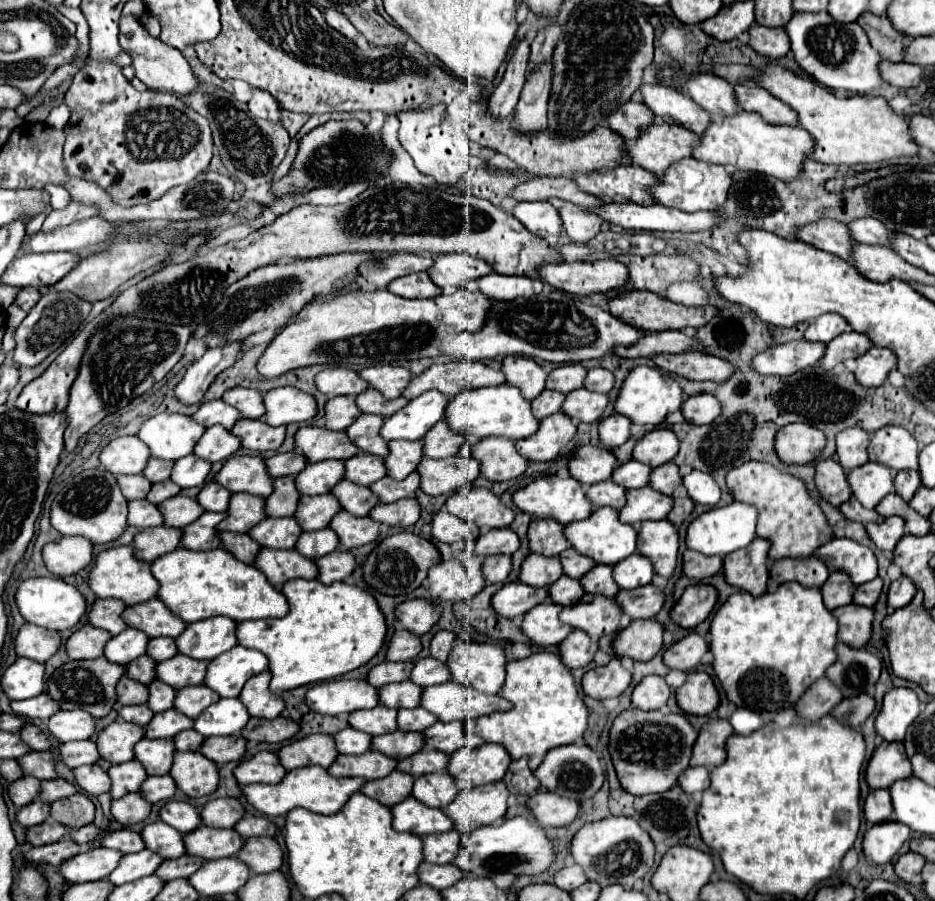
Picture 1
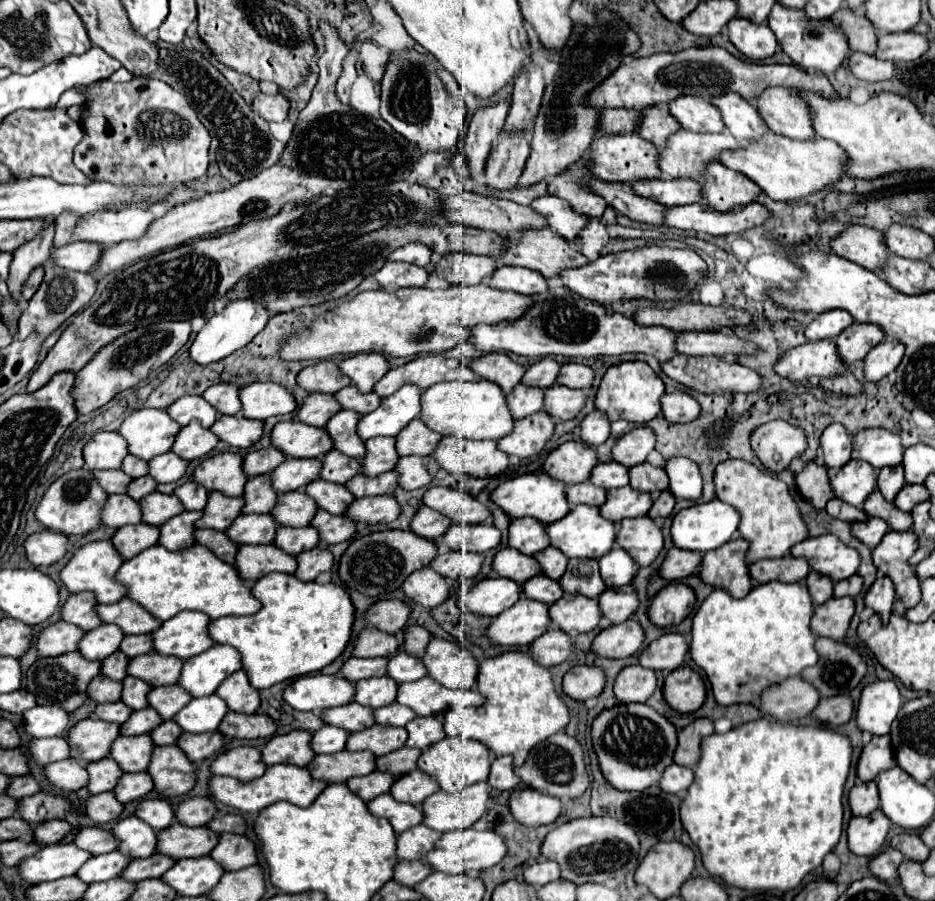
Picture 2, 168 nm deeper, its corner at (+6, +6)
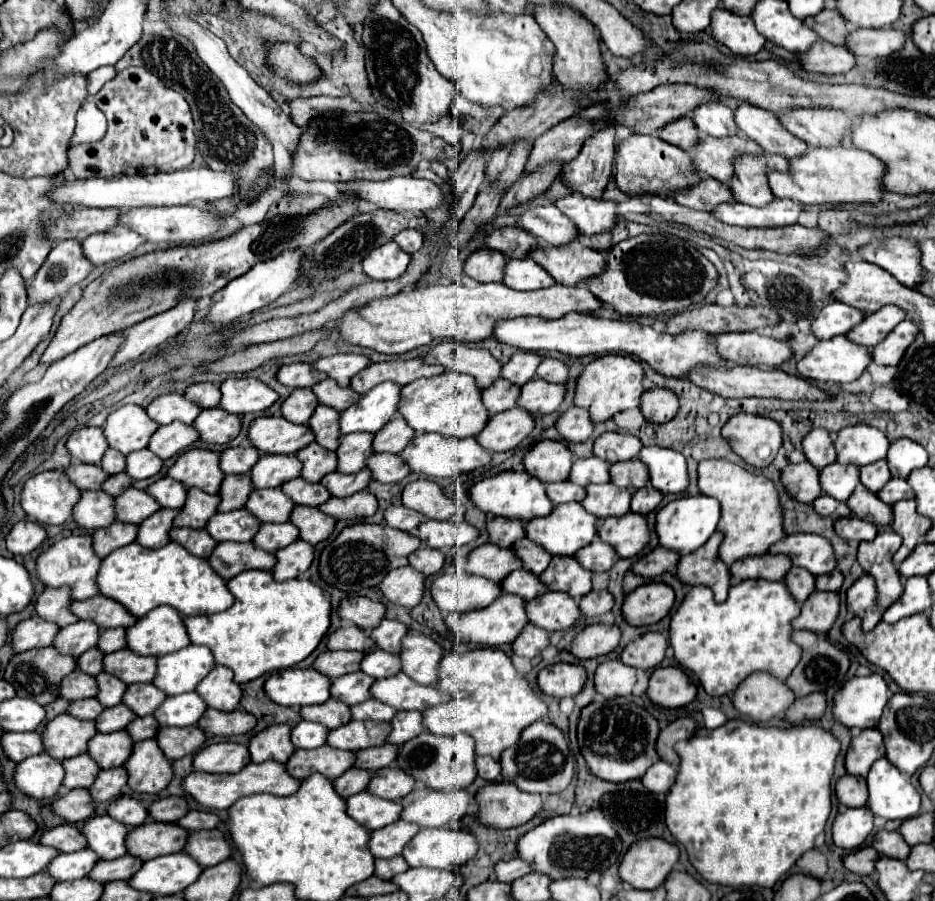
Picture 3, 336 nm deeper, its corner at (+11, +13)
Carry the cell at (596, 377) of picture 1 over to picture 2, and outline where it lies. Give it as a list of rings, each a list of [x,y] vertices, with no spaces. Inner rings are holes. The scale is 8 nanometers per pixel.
[[[577,362],[563,364],[561,372],[557,374],[557,384],[567,388],[589,388],[591,382],[593,382],[593,370]]]

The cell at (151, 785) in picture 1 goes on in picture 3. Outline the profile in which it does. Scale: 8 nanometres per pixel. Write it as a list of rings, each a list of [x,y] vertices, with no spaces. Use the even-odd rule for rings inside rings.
[[[124,767],[100,771],[96,783],[90,787],[94,801],[112,801],[122,795],[122,789],[128,785],[128,771]]]

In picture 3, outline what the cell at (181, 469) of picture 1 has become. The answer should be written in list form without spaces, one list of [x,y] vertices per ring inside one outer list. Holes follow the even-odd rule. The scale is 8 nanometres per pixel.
[[[142,449],[142,451],[136,451],[136,453],[130,453],[130,457],[126,457],[128,465],[126,465],[126,473],[130,477],[134,477],[134,481],[140,481],[140,479],[148,479],[148,477],[154,477],[156,473],[160,473],[164,461],[160,457],[156,457],[152,451],[148,449]]]

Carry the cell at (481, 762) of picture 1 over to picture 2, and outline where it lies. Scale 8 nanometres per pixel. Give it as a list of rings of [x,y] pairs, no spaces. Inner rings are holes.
[[[448,736],[441,742],[425,748],[421,758],[417,760],[417,768],[427,776],[431,776],[443,792],[459,792],[465,786],[485,782],[489,776],[489,766],[491,766],[491,752],[481,742]]]

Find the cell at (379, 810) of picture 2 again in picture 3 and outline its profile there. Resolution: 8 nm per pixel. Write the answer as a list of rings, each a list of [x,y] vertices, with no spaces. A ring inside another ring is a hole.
[[[370,791],[348,797],[348,815],[366,829],[382,829],[400,819],[402,805],[372,795]]]

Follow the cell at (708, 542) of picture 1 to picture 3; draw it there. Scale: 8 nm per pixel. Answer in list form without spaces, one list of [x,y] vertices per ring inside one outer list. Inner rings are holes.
[[[696,495],[696,497],[682,497],[676,501],[670,501],[666,507],[662,507],[656,515],[656,533],[662,547],[674,549],[680,555],[688,555],[700,545],[704,545],[710,535],[718,529],[720,521],[720,503],[708,495]]]

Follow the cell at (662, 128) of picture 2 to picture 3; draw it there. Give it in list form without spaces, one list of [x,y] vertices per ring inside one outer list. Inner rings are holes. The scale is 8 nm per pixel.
[[[678,117],[660,129],[660,139],[664,139],[666,143],[672,143],[684,151],[688,151],[688,145],[692,145],[692,141],[696,141],[696,137],[698,137],[698,131],[692,125],[690,117]]]

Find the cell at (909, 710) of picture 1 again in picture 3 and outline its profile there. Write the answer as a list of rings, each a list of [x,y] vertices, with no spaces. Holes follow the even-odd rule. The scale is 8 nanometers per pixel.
[[[872,673],[868,677],[852,677],[850,681],[844,683],[842,691],[834,695],[834,717],[846,725],[846,727],[876,727],[882,715],[882,709],[888,703],[888,685],[880,673]]]

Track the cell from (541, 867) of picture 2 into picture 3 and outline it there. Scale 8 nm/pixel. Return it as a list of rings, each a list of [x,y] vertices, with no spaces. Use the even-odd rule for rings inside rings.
[[[514,857],[510,861],[500,861],[496,867],[494,867],[494,875],[498,881],[504,881],[504,883],[514,883],[516,879],[532,873],[532,865],[528,861],[522,861],[520,857]]]

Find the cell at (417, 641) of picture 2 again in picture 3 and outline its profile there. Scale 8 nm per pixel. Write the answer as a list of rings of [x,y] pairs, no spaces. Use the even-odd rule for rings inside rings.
[[[384,619],[376,629],[372,629],[372,639],[378,643],[380,649],[388,651],[388,653],[400,653],[400,645],[402,639],[408,633],[408,625],[404,625],[402,621],[390,621]]]

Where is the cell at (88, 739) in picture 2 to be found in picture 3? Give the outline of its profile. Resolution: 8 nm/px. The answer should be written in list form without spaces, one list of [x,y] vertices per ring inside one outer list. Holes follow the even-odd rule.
[[[64,713],[46,725],[42,737],[44,737],[46,753],[64,761],[68,757],[86,753],[88,741],[96,733],[98,733],[96,721],[82,721],[72,717],[70,713]]]

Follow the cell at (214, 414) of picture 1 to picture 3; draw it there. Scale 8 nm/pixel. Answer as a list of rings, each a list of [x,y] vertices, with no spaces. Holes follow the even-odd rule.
[[[180,393],[160,395],[146,407],[146,413],[150,415],[150,419],[158,421],[160,425],[168,425],[176,419],[190,425],[190,423],[194,423],[194,419],[198,417],[200,411],[202,409],[194,401],[188,401],[188,397],[180,395]]]

